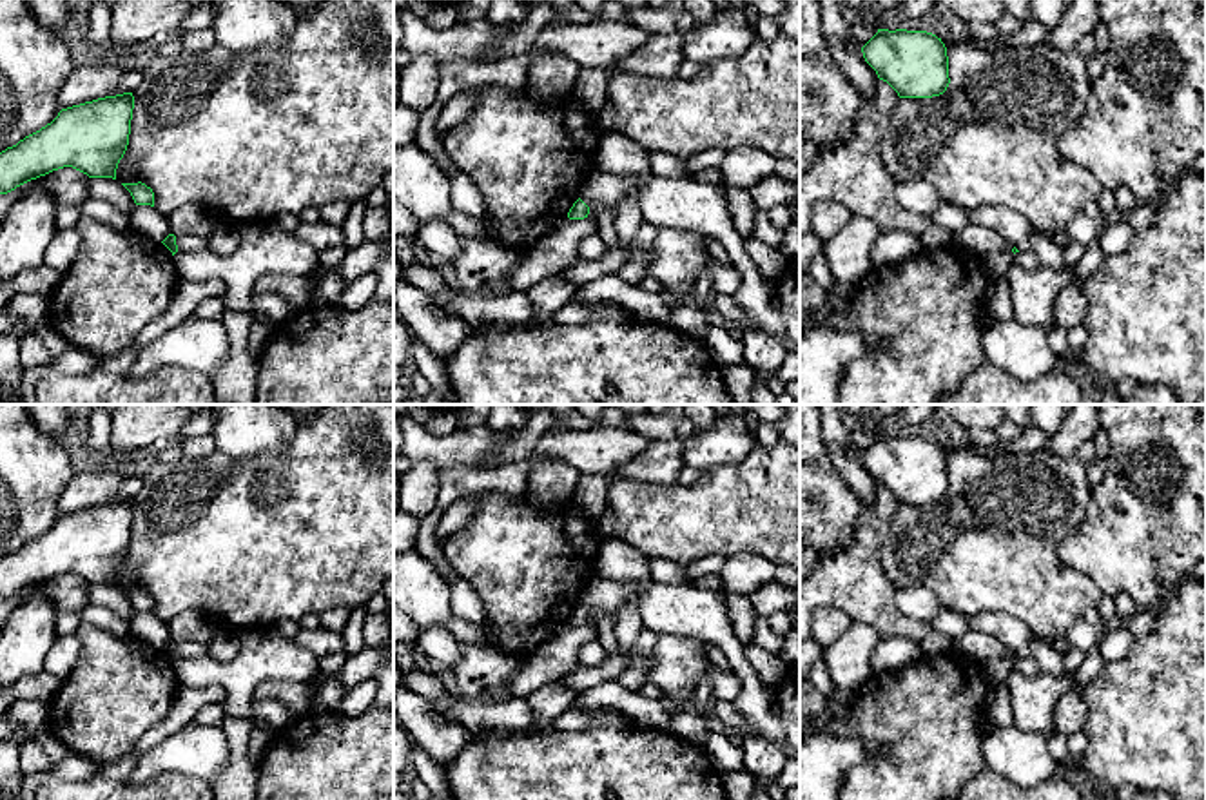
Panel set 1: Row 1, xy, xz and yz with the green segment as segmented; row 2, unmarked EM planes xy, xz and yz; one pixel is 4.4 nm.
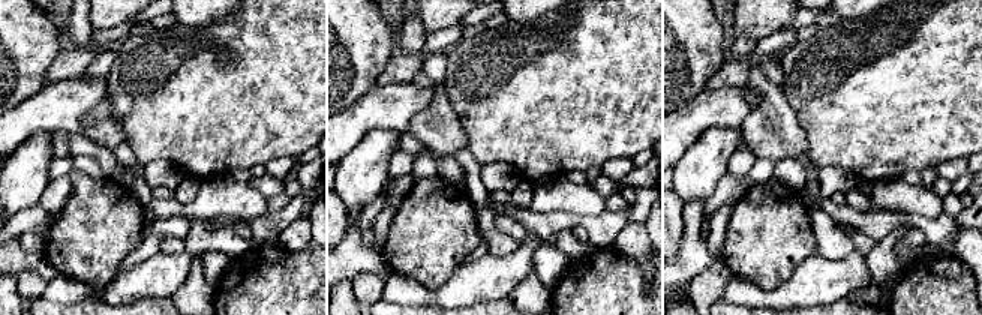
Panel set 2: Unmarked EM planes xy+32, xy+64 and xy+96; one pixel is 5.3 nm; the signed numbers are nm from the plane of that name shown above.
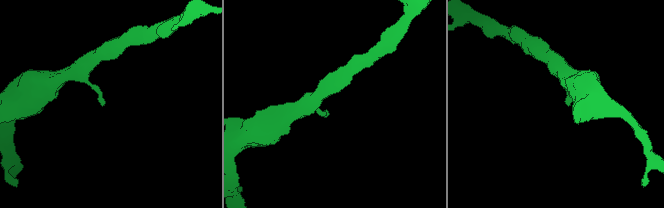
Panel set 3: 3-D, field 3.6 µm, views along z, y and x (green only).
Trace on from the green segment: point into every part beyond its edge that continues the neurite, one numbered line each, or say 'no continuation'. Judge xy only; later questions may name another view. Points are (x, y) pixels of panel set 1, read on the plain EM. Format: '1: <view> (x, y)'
no continuation

